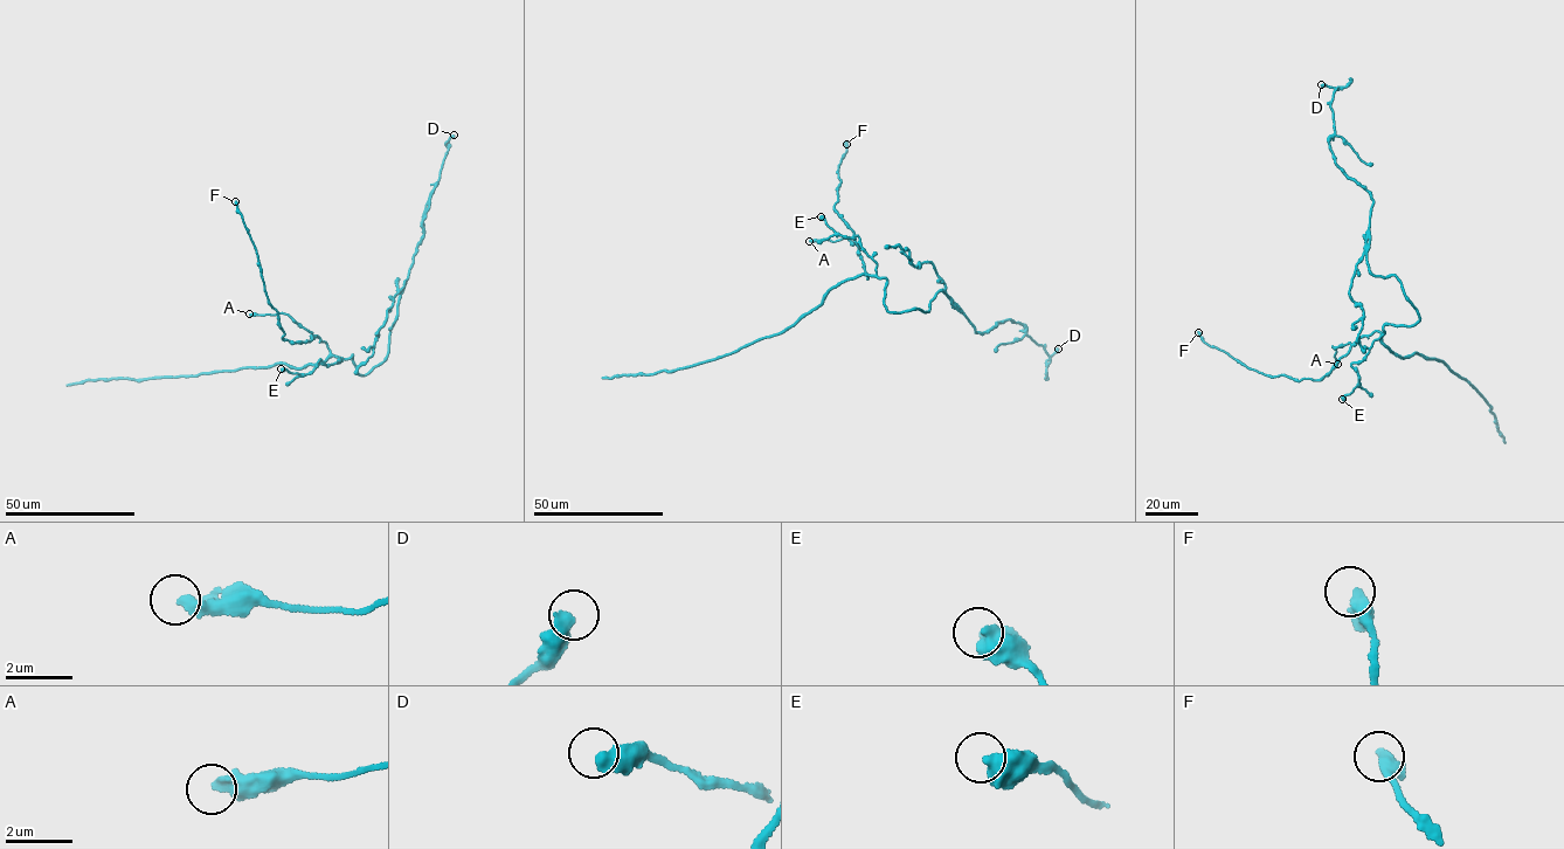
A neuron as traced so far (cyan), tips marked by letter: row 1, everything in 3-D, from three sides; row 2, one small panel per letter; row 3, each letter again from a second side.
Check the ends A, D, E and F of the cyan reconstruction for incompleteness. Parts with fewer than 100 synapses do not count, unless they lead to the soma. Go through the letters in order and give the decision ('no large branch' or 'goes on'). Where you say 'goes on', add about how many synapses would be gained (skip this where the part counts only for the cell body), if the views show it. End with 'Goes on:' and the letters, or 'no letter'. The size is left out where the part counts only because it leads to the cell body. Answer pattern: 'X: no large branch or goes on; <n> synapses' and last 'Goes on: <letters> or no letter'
A: no large branch
D: no large branch
E: no large branch
F: no large branch
Goes on: no letter

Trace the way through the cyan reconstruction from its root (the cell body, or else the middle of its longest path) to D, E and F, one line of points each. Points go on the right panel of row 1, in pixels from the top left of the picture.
D: (1400, 325), (1418, 323), (1418, 311), (1393, 275), (1369, 270), (1374, 200), (1335, 163), (1340, 88), (1321, 84)
E: (1400, 325), (1384, 325), (1382, 336), (1374, 340), (1362, 360), (1351, 364), (1357, 373), (1358, 384), (1342, 399)
F: (1400, 325), (1384, 325), (1382, 337), (1376, 331), (1357, 338), (1316, 380), (1250, 368), (1198, 332)

